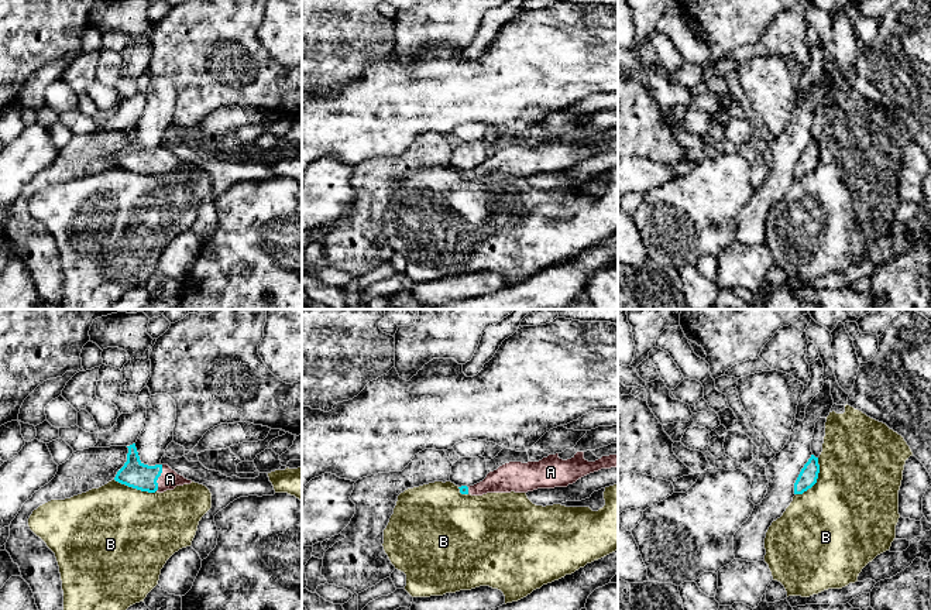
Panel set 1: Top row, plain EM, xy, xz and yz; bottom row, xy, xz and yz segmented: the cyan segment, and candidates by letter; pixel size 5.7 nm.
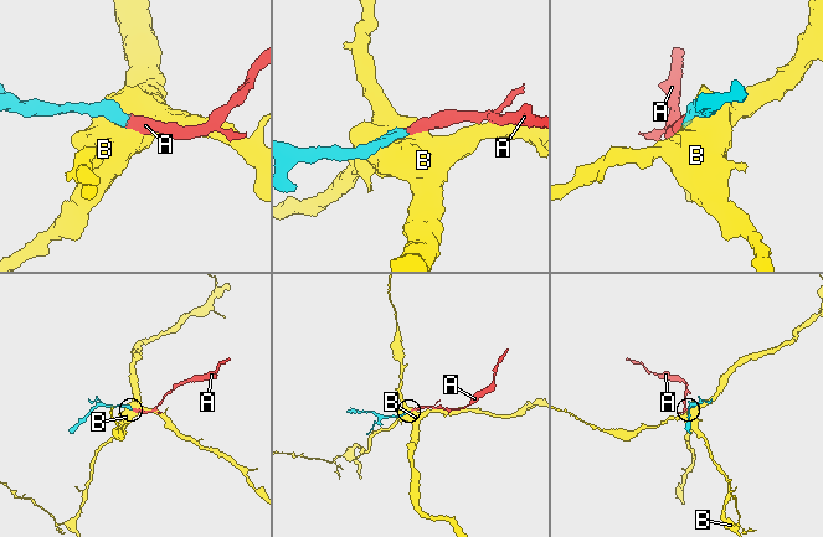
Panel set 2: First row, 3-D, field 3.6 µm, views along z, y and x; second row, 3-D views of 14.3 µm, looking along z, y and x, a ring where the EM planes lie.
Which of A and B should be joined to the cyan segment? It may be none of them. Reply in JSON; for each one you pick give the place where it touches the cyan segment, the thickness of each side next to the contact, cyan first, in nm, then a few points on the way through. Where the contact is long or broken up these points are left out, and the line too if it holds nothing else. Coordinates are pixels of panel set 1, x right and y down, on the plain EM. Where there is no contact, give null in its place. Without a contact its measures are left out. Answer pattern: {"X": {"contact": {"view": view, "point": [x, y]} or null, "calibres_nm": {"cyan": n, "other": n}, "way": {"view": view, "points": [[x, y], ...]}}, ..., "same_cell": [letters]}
{"A": {"contact": {"view": "xy", "point": [158, 160]}, "calibres_nm": {"cyan": 150, "other": 110}, "way": {"view": "xy", "points": [[136, 158], [158, 160], [169, 163]]}}, "same_cell": ["A"]}

